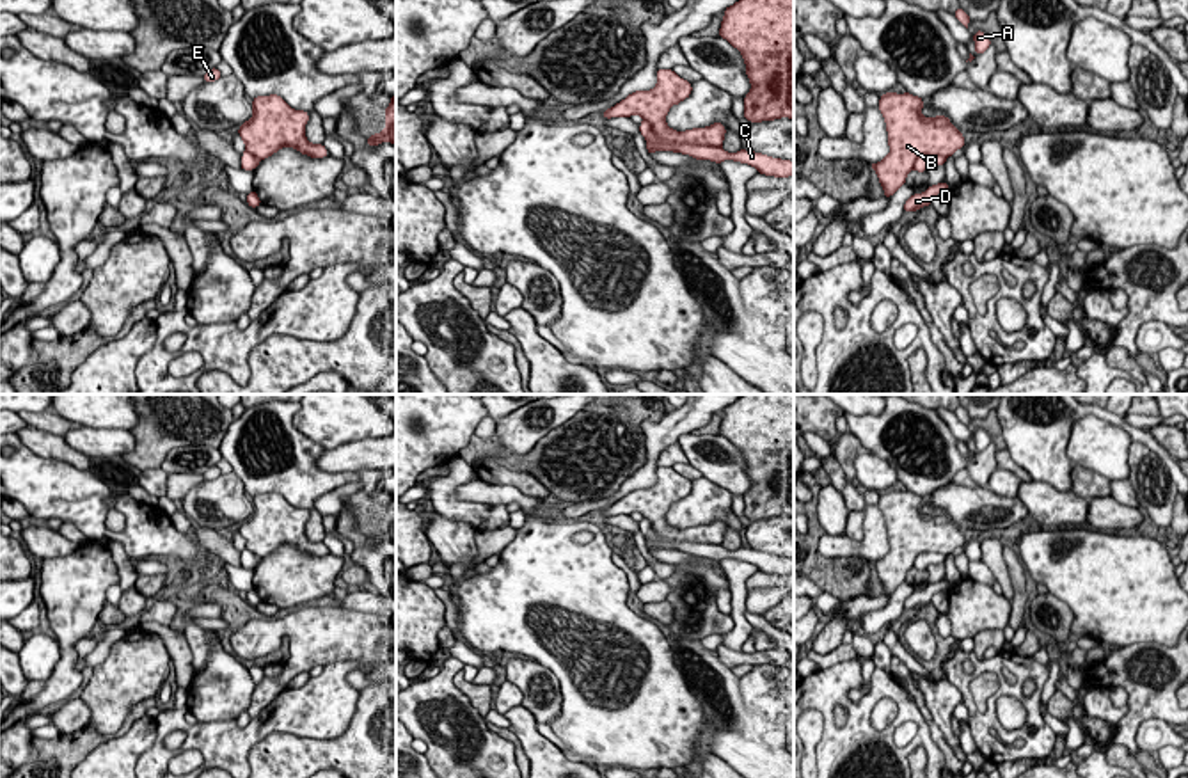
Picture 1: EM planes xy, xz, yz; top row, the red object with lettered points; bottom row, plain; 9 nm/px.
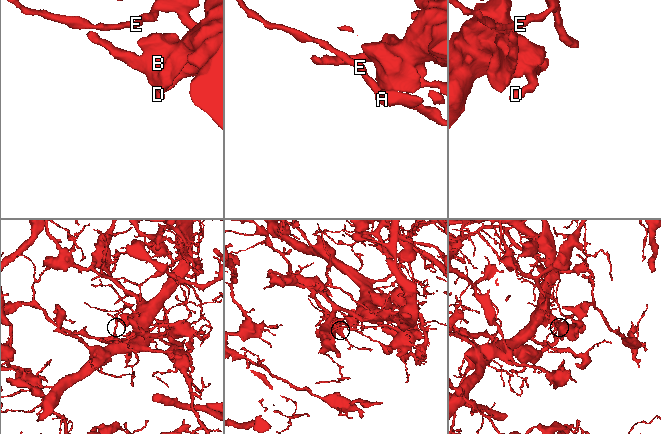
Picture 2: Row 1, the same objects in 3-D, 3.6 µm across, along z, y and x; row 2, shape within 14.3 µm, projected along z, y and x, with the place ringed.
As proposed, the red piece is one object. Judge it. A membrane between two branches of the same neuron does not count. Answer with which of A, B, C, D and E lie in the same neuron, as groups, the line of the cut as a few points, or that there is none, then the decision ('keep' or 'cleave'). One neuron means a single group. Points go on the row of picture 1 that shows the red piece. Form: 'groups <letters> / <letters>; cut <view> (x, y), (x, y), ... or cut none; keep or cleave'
groups A C D E / B; cut xz (720, 146), (672, 144), (666, 150); cleave

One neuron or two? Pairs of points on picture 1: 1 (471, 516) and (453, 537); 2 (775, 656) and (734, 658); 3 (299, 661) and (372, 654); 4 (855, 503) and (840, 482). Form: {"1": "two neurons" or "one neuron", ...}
{"1": "two neurons", "2": "one neuron", "3": "one neuron", "4": "one neuron"}

